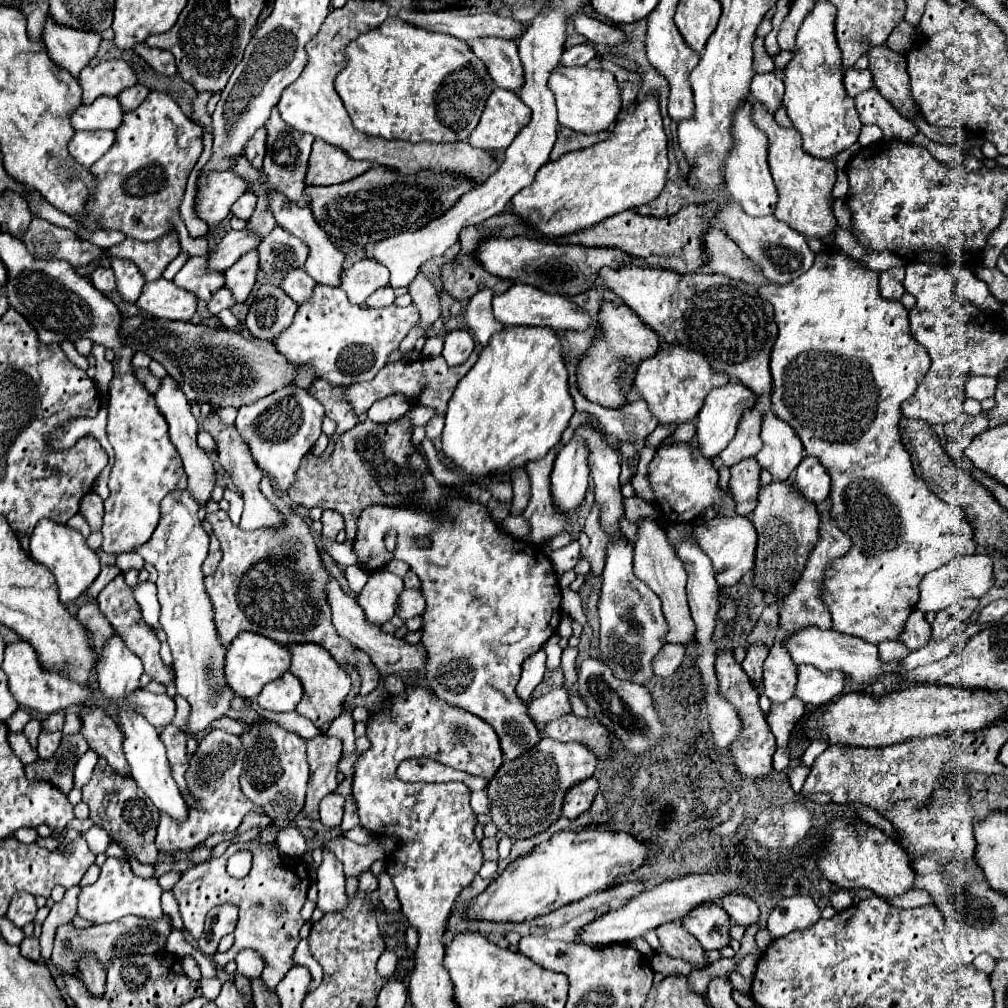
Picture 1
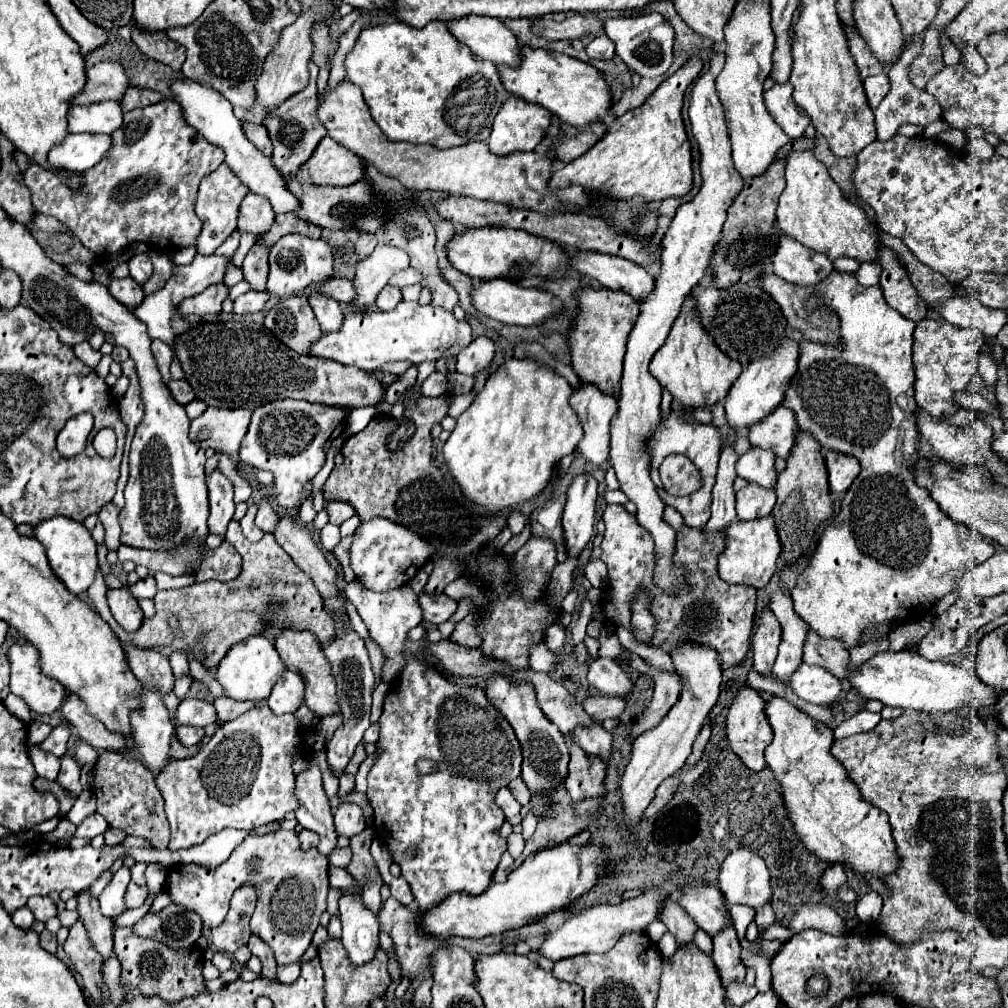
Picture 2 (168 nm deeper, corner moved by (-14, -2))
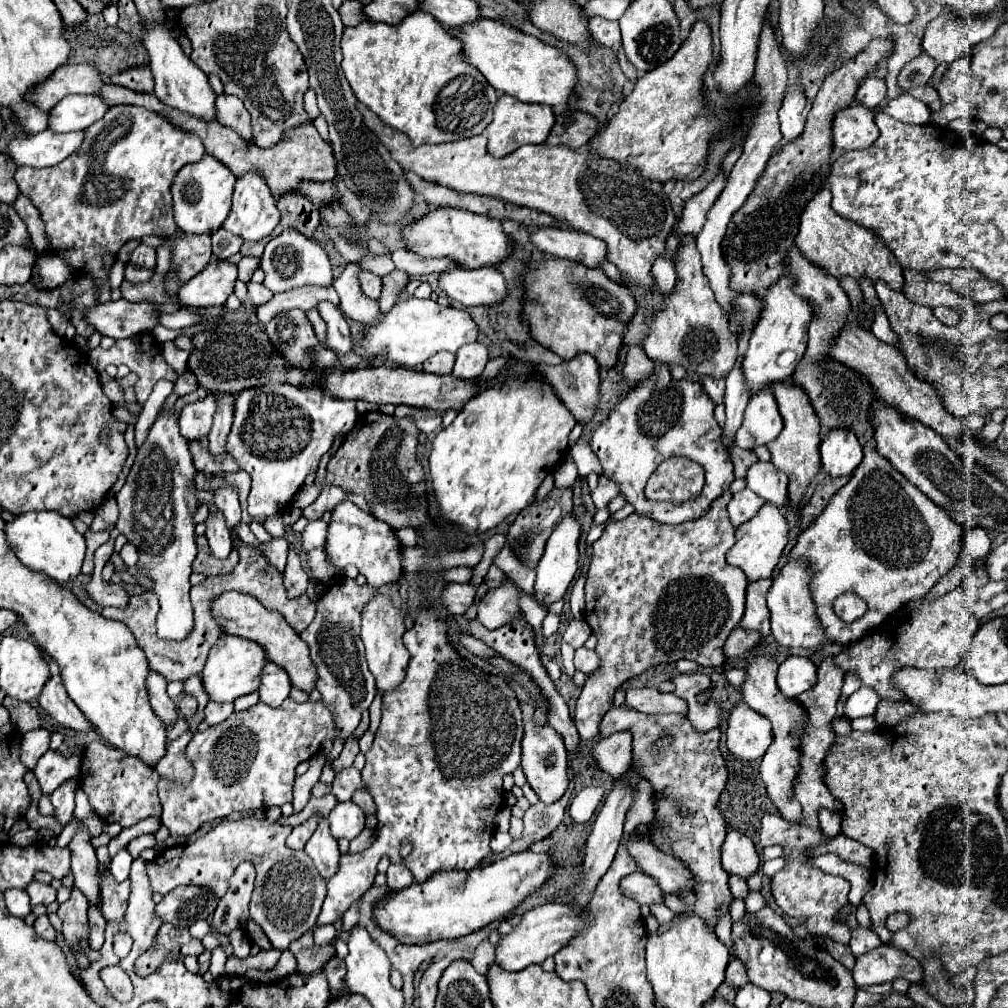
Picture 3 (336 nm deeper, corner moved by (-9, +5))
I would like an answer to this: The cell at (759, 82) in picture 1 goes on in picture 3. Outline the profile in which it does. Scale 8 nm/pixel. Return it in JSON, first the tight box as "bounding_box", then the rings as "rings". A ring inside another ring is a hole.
{"bounding_box":[779,85,809,143],"rings":[[[791,85],[787,95],[785,95],[785,99],[783,99],[783,105],[779,109],[781,135],[783,135],[785,143],[795,141],[803,133],[805,121],[807,121],[807,113],[809,113],[809,109],[805,109],[805,107],[807,107],[805,95],[799,93],[795,85]]]}

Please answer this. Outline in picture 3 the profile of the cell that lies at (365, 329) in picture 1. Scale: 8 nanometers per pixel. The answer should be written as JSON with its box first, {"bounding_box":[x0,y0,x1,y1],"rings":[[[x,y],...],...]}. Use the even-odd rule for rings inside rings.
{"bounding_box":[361,297,479,367],"rings":[[[403,297],[403,301],[395,303],[387,315],[381,315],[379,321],[371,325],[371,329],[365,329],[361,345],[371,357],[375,357],[381,349],[387,349],[387,357],[391,361],[399,363],[401,367],[417,367],[439,351],[457,353],[457,349],[465,343],[477,341],[477,335],[479,327],[467,311],[441,307],[431,299],[421,301],[415,297]]]}

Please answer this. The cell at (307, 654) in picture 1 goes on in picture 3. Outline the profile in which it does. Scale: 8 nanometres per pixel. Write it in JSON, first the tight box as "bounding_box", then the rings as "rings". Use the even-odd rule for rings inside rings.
{"bounding_box":[211,591,317,693],"rings":[[[225,591],[221,593],[219,597],[213,599],[211,603],[211,611],[213,611],[213,619],[217,621],[217,625],[229,633],[229,635],[239,635],[239,637],[245,637],[245,639],[251,639],[255,643],[259,643],[265,653],[267,653],[267,659],[281,665],[289,677],[291,677],[291,683],[309,693],[313,687],[315,687],[315,681],[317,681],[317,669],[313,665],[313,661],[309,659],[309,649],[307,649],[307,643],[283,621],[283,617],[275,611],[267,611],[255,597],[251,595],[243,595],[239,591]]]}

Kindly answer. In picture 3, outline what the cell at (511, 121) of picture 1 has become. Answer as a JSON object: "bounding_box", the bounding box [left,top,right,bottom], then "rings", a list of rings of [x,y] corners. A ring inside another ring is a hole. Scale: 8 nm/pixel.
{"bounding_box":[485,95,555,157],"rings":[[[501,95],[493,107],[493,121],[489,123],[489,127],[485,129],[487,133],[487,151],[493,157],[505,157],[509,153],[513,153],[515,149],[519,149],[521,145],[533,143],[545,143],[547,135],[551,133],[551,127],[555,123],[555,115],[553,109],[549,105],[535,105],[535,103],[523,103],[517,101],[511,95]]]}

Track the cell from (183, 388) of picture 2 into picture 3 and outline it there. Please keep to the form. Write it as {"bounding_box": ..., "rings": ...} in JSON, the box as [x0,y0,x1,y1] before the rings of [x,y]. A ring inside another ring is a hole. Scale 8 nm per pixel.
{"bounding_box":[175,371,199,397],"rings":[[[185,371],[185,373],[179,377],[179,381],[175,383],[175,393],[183,397],[183,395],[187,395],[187,393],[193,393],[197,387],[199,387],[197,377],[195,377],[191,371]]]}

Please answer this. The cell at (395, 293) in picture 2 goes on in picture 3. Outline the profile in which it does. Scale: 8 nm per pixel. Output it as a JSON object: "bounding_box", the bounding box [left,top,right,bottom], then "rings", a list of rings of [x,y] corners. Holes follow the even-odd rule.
{"bounding_box":[359,271,381,299],"rings":[[[361,271],[359,273],[359,283],[361,283],[361,289],[367,297],[371,299],[379,299],[379,293],[381,293],[381,277],[371,273],[371,271]]]}

